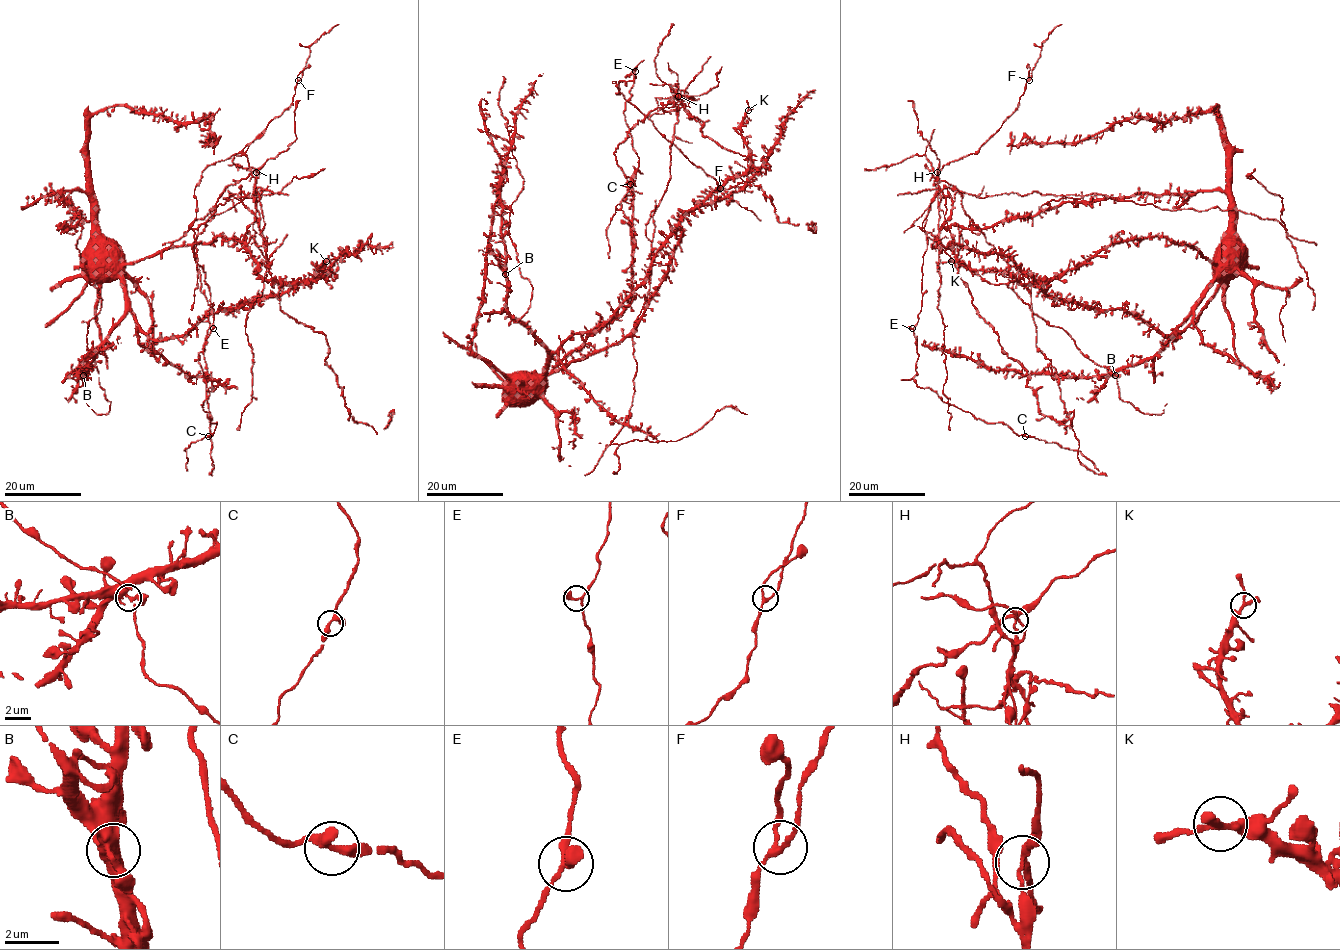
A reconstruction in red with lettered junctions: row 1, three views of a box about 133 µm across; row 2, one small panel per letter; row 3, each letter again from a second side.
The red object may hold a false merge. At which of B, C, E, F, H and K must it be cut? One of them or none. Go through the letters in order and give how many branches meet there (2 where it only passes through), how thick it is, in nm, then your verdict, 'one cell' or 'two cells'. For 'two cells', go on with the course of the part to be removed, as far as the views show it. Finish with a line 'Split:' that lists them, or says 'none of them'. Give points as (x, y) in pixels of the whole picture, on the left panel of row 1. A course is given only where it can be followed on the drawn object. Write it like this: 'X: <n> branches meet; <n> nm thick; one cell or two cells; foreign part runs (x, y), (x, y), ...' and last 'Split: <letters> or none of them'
B: 3 branches meet; 320 nm thick; one cell
C: 3 branches meet; 280 nm thick; one cell
E: 3 branches meet; 220 nm thick; one cell
F: 3 branches meet; 190 nm thick; one cell
H: 3 branches meet; 200 nm thick; two cells; foreign part runs (256, 171), (258, 202), (260, 188), (250, 198), (232, 194), (189, 228), (325, 168)
K: 3 branches meet; 240 nm thick; one cell
Split: H

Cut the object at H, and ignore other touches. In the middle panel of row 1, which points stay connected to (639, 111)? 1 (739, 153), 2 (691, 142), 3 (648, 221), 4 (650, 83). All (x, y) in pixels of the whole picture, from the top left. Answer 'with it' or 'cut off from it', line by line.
1: cut off from it
2: cut off from it
3: cut off from it
4: cut off from it

